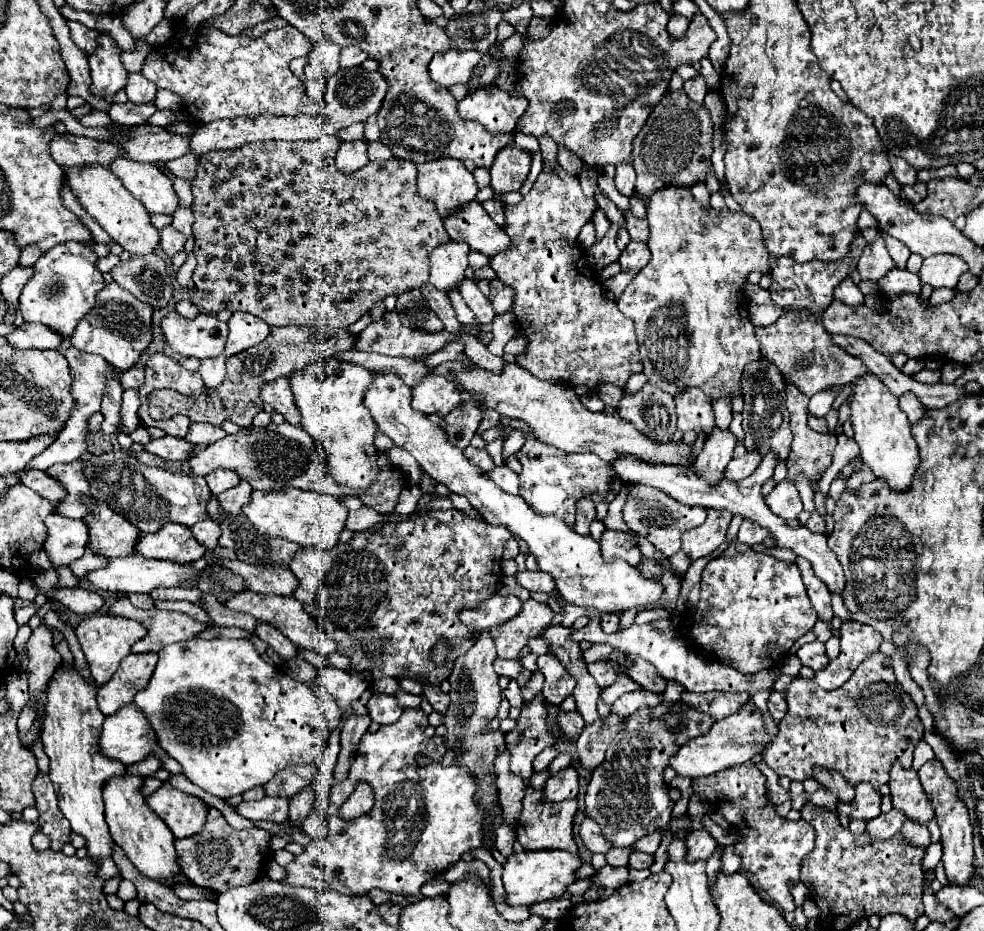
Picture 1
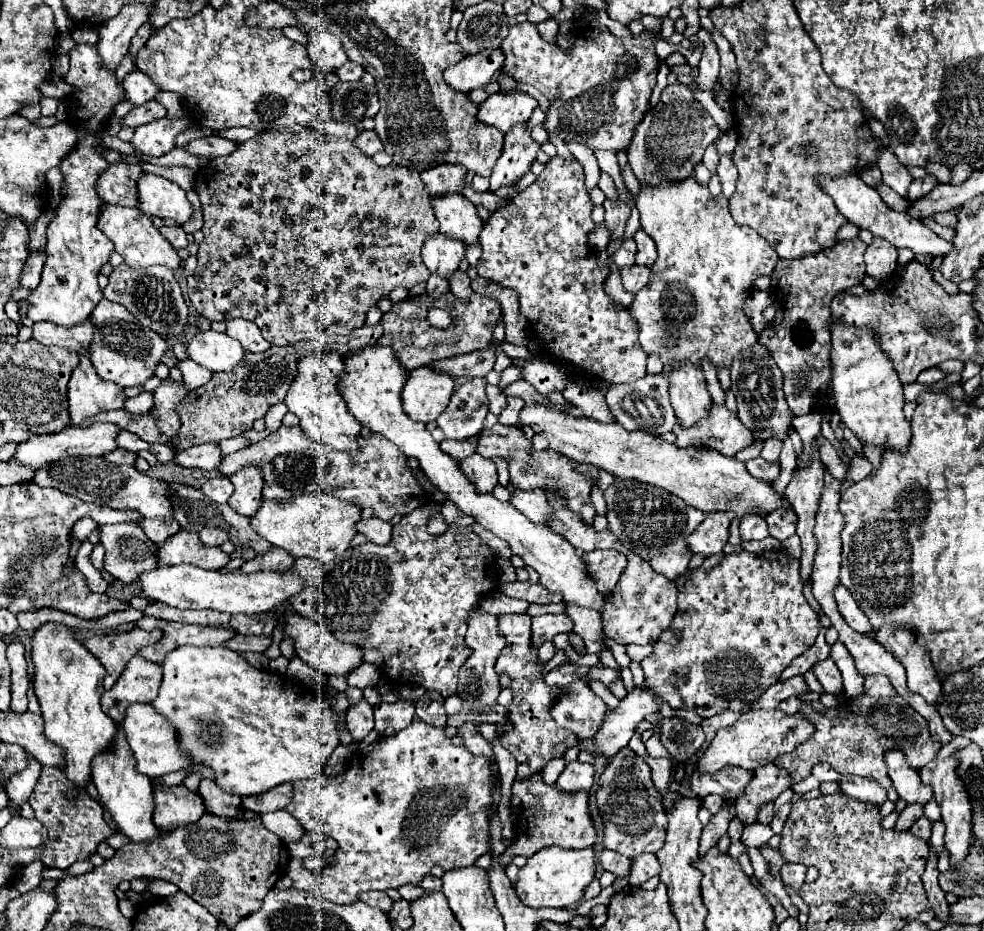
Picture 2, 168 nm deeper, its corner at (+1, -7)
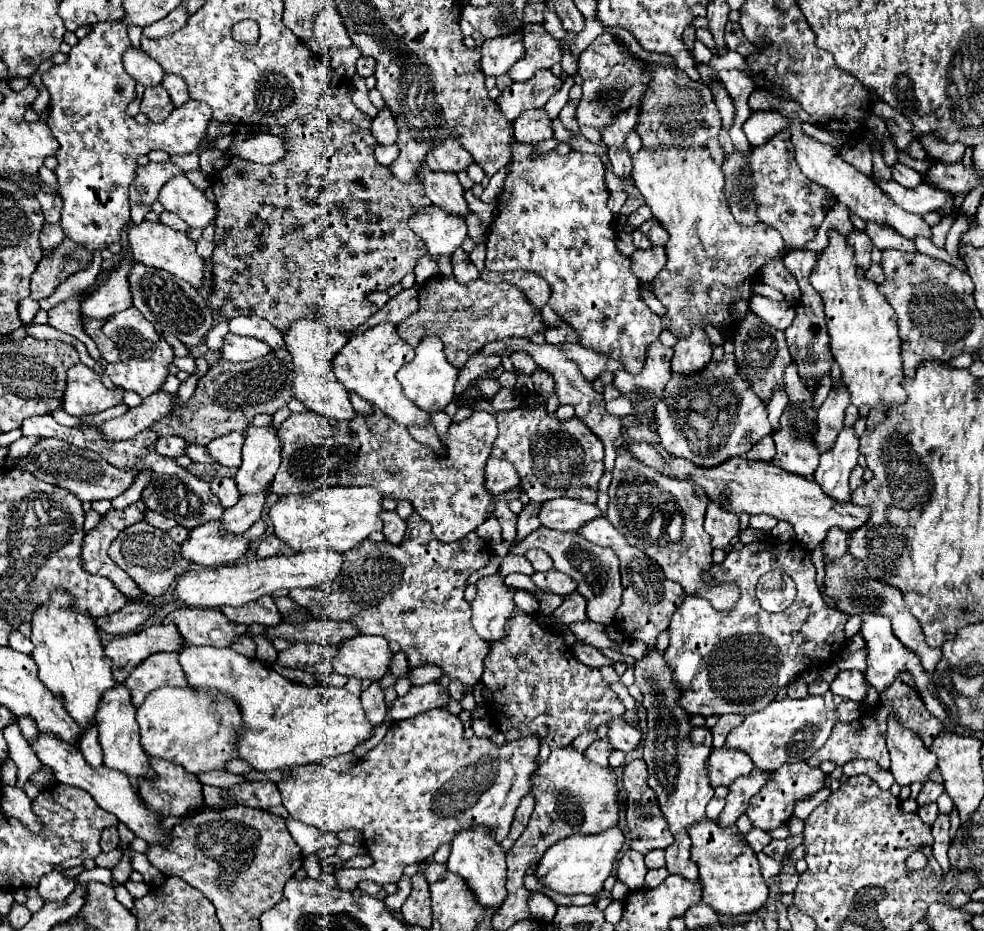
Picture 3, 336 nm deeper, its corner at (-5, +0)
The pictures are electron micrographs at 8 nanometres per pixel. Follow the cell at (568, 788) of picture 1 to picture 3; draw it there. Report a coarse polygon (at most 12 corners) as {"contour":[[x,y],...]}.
{"contour":[[609,738],[595,740],[583,754],[599,766],[607,766],[613,746]]}

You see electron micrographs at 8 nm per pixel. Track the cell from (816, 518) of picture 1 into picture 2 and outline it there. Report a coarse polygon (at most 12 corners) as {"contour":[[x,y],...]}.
{"contour":[[823,465],[793,473],[785,497],[797,513],[801,577],[811,581]]}

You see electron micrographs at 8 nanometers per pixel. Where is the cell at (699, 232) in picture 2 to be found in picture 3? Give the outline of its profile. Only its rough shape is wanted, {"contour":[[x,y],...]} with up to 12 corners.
{"contour":[[707,146],[633,156],[669,232],[667,328],[733,328],[785,244],[733,220]]}

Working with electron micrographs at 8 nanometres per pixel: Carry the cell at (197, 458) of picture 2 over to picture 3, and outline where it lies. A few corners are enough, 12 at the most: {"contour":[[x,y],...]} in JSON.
{"contour":[[241,432],[213,440],[207,450],[219,464],[239,468]]}

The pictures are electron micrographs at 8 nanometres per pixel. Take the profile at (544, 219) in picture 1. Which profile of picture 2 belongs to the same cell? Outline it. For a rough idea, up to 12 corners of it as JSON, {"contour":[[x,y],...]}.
{"contour":[[551,157],[479,235],[477,271],[551,325],[551,359],[645,375],[603,291],[575,159]]}

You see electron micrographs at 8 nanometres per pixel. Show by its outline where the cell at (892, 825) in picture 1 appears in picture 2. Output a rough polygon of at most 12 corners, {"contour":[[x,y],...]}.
{"contour":[[907,805],[893,829],[909,831],[923,815],[921,805]]}

